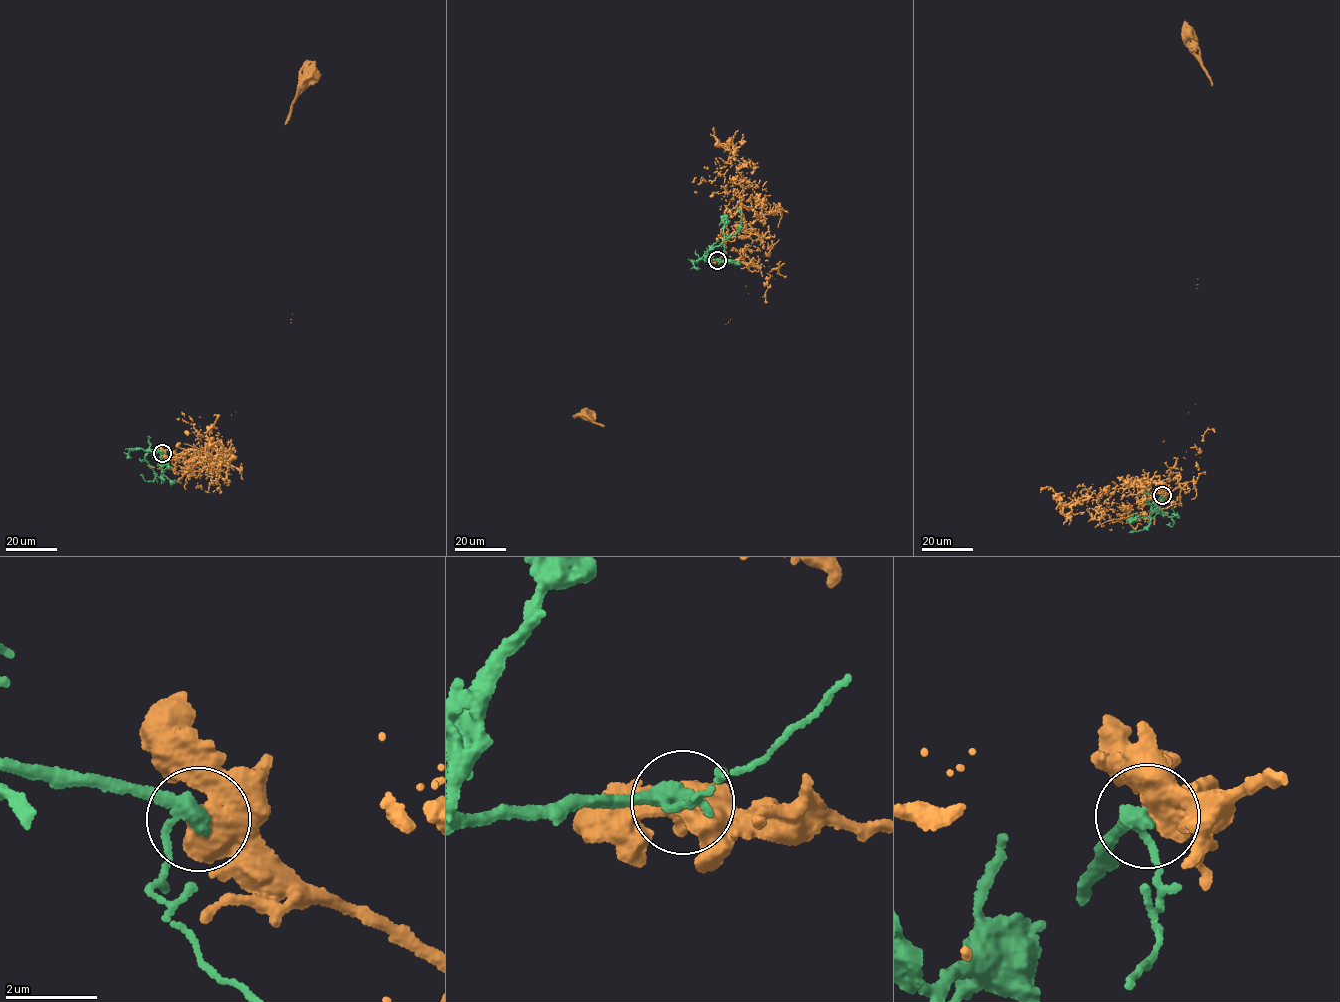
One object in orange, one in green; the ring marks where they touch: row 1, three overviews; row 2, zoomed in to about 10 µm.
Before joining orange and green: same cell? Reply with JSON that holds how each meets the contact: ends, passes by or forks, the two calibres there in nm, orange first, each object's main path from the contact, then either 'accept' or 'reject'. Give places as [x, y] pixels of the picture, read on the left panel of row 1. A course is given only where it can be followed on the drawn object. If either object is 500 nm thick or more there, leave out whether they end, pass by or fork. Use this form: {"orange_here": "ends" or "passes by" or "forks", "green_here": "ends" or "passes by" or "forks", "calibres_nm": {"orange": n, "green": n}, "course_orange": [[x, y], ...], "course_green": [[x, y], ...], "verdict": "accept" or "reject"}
{"calibres_nm": {"orange": 700, "green": 300}, "course_orange": [[162, 453], [191, 463], [188, 468], [203, 447], [215, 463], [225, 465], [291, 322], [285, 122], [314, 74]], "course_green": [[162, 453], [146, 450], [151, 452], [162, 468], [162, 475], [173, 483], [174, 480]], "verdict": "reject"}

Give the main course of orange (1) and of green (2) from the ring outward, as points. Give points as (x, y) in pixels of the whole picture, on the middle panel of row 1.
1: (718, 260), (745, 263), (742, 229), (771, 247), (730, 320), (602, 426), (588, 415)
2: (718, 260), (704, 260), (708, 251), (738, 231), (741, 222), (738, 208)

